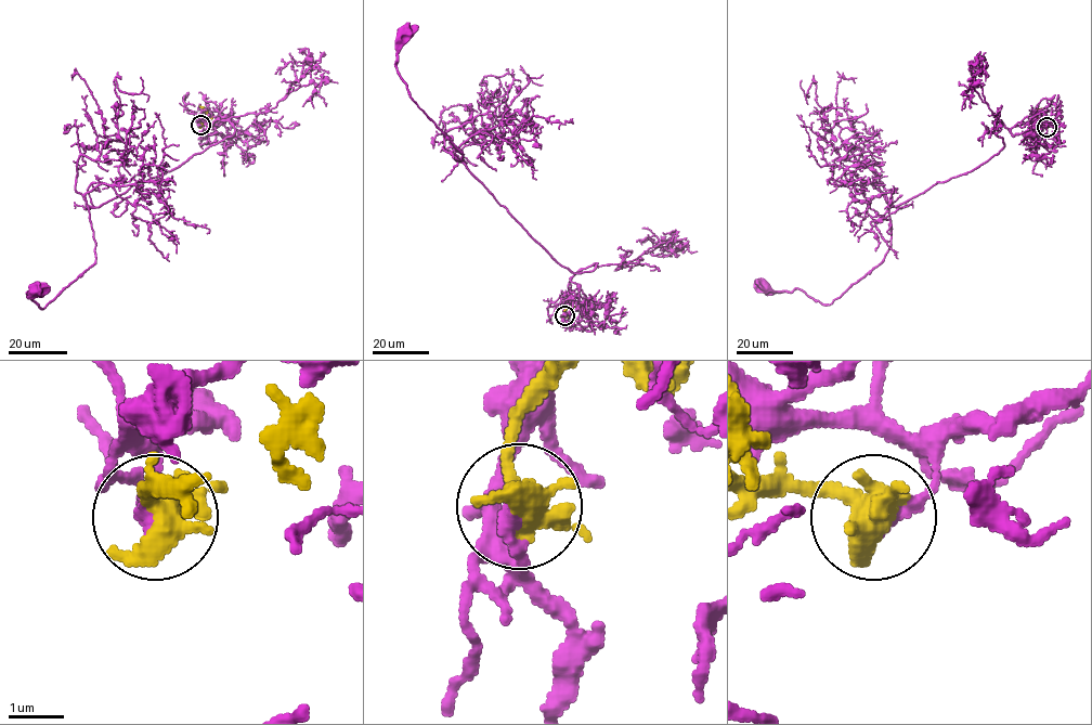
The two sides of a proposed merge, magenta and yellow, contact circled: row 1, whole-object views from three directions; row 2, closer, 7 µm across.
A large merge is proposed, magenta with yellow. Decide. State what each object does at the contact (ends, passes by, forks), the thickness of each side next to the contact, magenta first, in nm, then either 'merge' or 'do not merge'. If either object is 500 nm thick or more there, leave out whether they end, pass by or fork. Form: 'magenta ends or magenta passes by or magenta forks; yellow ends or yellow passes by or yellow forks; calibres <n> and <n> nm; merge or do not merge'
magenta ends; yellow passes by; calibres 320 and 480 nm; merge

